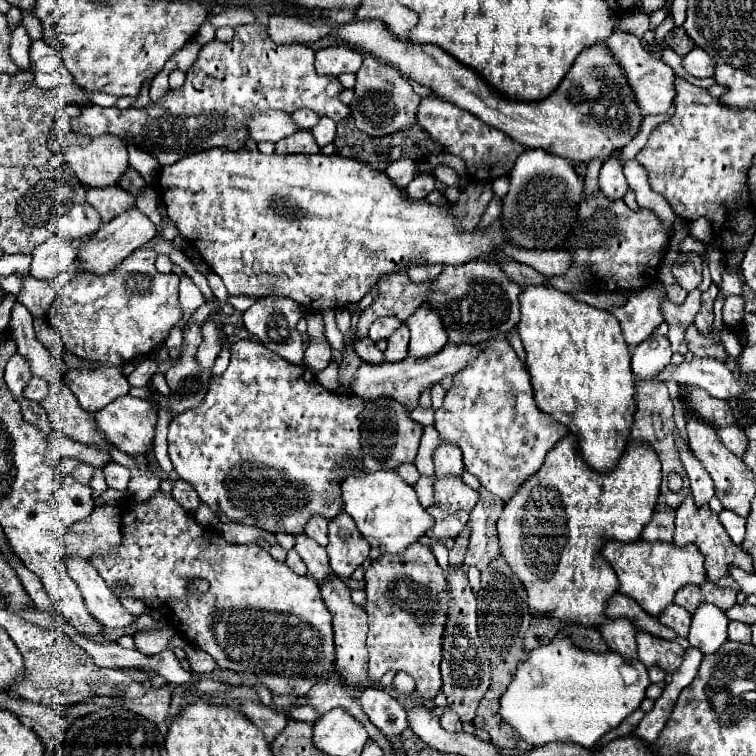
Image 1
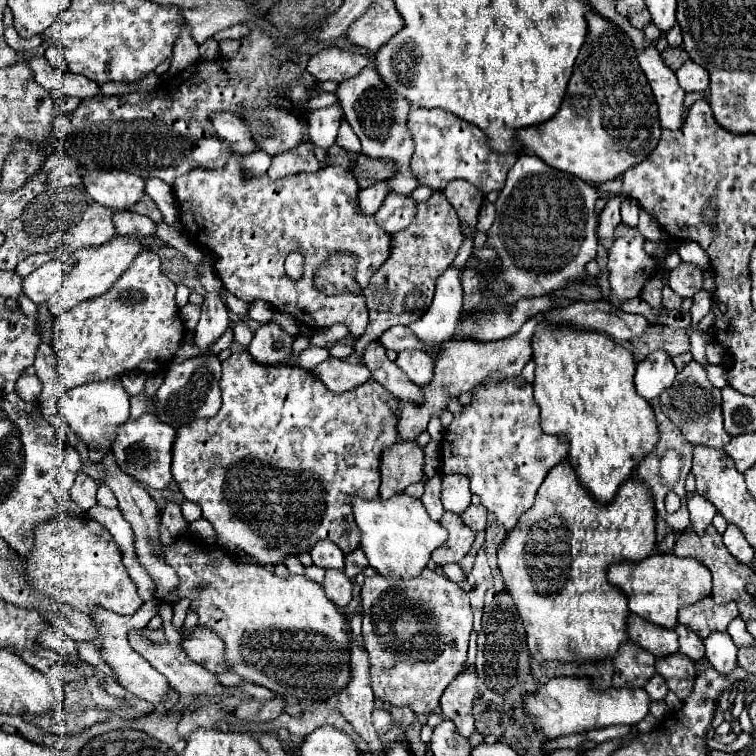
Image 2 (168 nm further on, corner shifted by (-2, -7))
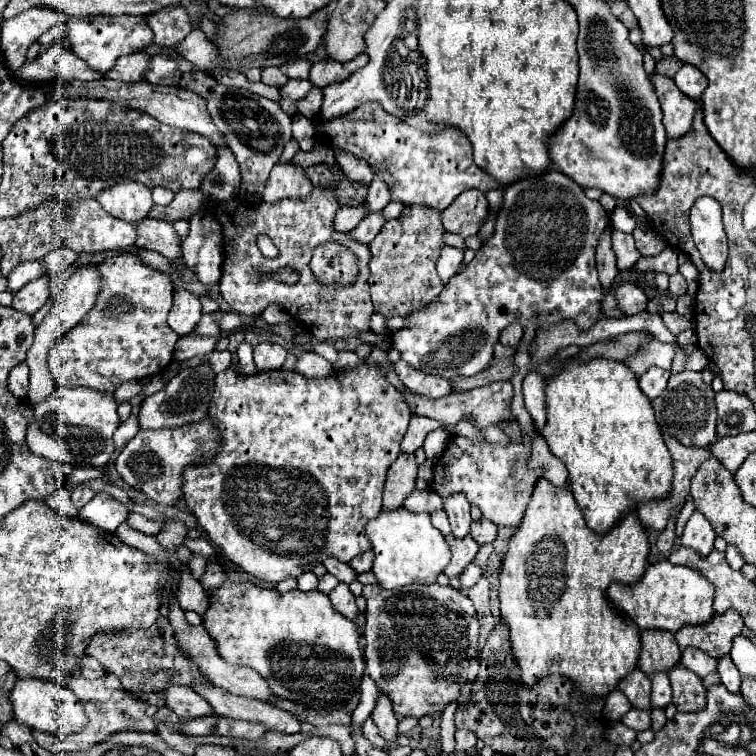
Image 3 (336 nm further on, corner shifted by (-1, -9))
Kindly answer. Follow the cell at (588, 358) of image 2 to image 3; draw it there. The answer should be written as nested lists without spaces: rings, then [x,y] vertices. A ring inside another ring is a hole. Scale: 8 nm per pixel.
[[[612,359],[568,363],[560,375],[546,379],[546,409],[548,421],[542,437],[550,451],[566,465],[568,485],[592,531],[606,533],[640,503],[666,499],[672,493],[672,457],[664,445],[650,399],[640,391],[636,375],[624,363]]]

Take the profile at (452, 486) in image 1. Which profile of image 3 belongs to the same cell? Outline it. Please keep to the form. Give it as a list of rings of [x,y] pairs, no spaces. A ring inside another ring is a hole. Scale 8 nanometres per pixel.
[[[480,519],[476,523],[472,523],[472,531],[470,531],[472,539],[478,543],[478,545],[484,545],[484,543],[494,543],[494,539],[498,537],[498,527],[488,521],[488,519]]]

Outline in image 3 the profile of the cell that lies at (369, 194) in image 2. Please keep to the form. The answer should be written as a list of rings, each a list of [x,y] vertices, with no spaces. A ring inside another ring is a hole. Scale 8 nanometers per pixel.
[[[360,205],[358,207],[340,207],[340,211],[336,215],[336,221],[332,225],[334,225],[336,231],[348,233],[364,219],[364,213],[366,213],[366,209],[360,207]]]

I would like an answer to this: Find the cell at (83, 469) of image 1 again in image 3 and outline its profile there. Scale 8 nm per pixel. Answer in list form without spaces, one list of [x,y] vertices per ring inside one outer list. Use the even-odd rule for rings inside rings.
[[[76,487],[76,489],[72,491],[72,495],[70,495],[72,505],[74,505],[76,509],[82,509],[92,497],[94,497],[94,491],[88,489],[88,487]]]

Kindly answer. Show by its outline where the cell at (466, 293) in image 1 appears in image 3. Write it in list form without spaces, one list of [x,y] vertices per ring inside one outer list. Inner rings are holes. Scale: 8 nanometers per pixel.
[[[518,323],[518,325],[510,325],[508,329],[504,329],[502,331],[502,345],[510,345],[510,347],[518,347],[520,345],[520,341],[522,341],[522,335],[524,335],[524,329],[522,329],[522,325]]]

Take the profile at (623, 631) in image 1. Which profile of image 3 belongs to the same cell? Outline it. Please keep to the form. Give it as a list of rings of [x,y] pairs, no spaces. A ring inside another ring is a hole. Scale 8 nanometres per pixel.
[[[636,667],[634,671],[628,673],[626,679],[620,681],[618,689],[628,697],[628,701],[632,703],[632,707],[636,709],[646,709],[652,711],[652,703],[650,703],[650,679],[644,677],[644,673]]]

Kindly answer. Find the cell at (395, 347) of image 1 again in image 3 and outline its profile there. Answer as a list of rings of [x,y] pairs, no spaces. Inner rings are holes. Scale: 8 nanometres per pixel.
[[[402,359],[396,363],[396,373],[398,373],[400,381],[412,393],[416,393],[416,395],[424,395],[424,397],[430,397],[430,399],[440,399],[440,397],[452,393],[452,387],[450,387],[448,379],[434,377],[434,375],[422,373],[422,371],[416,371],[408,363],[404,363]]]

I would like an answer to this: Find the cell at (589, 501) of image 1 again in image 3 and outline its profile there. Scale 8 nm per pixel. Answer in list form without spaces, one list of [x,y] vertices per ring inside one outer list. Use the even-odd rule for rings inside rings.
[[[540,479],[522,525],[508,545],[510,549],[500,571],[500,615],[510,629],[512,655],[522,671],[524,685],[534,687],[546,675],[564,675],[582,695],[606,697],[636,667],[640,657],[640,631],[636,623],[618,615],[606,599],[610,583],[632,585],[646,571],[650,547],[638,517],[630,513],[612,531],[598,535],[586,525],[568,487],[558,489]]]

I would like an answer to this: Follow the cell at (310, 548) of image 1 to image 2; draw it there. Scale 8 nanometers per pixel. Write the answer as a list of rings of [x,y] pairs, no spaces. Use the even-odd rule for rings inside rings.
[[[325,569],[323,589],[325,595],[339,607],[345,607],[351,601],[351,581],[337,569]]]

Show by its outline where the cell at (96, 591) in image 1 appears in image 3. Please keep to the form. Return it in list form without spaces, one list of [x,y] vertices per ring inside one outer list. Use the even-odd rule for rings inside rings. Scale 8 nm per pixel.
[[[208,683],[194,685],[194,689],[212,705],[216,715],[252,721],[252,723],[262,723],[266,729],[278,731],[278,733],[298,733],[300,731],[300,721],[292,713],[282,711],[270,703],[232,695],[224,689],[208,685]]]

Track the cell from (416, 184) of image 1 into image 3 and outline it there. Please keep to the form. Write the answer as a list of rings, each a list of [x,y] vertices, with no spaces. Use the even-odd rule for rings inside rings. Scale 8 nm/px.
[[[370,213],[368,217],[364,217],[360,221],[360,225],[356,229],[350,231],[350,237],[356,239],[358,243],[370,245],[370,241],[378,235],[378,231],[382,229],[382,225],[386,223],[386,219],[382,217],[382,213]]]

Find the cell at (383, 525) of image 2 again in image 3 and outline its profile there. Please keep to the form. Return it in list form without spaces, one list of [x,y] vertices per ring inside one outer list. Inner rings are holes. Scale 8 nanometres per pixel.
[[[404,507],[382,511],[380,517],[366,525],[366,533],[376,555],[372,573],[384,589],[396,589],[412,583],[430,585],[450,563],[450,547],[444,541],[444,535],[430,523],[428,513],[410,513]]]

